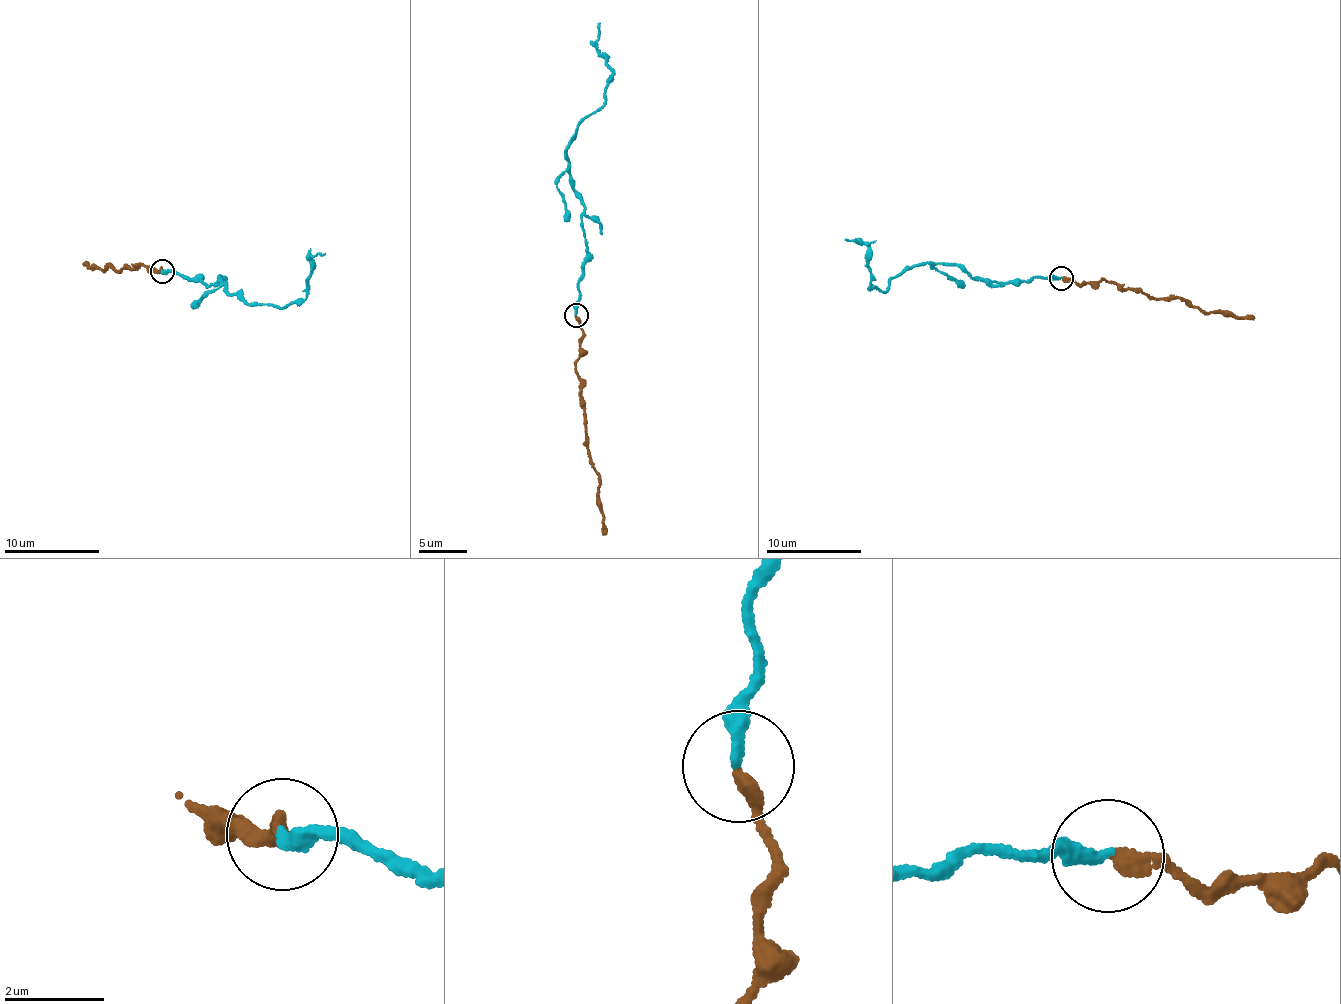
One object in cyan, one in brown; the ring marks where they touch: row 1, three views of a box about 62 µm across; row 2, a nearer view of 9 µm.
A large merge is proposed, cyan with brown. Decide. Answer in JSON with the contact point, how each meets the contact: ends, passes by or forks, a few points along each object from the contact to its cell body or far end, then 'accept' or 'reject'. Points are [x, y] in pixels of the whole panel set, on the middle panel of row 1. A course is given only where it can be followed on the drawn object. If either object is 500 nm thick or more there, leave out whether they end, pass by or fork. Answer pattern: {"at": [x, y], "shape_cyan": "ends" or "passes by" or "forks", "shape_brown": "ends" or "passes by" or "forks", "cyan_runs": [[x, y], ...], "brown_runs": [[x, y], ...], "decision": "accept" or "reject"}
{"at": [576, 315], "shape_cyan": "ends", "shape_brown": "ends", "cyan_runs": [[575, 316], [586, 253], [566, 146], [603, 103], [614, 73], [595, 41], [599, 23]], "brown_runs": [[575, 316], [582, 335], [576, 377], [587, 431], [588, 456], [599, 486], [602, 535]], "decision": "accept"}

